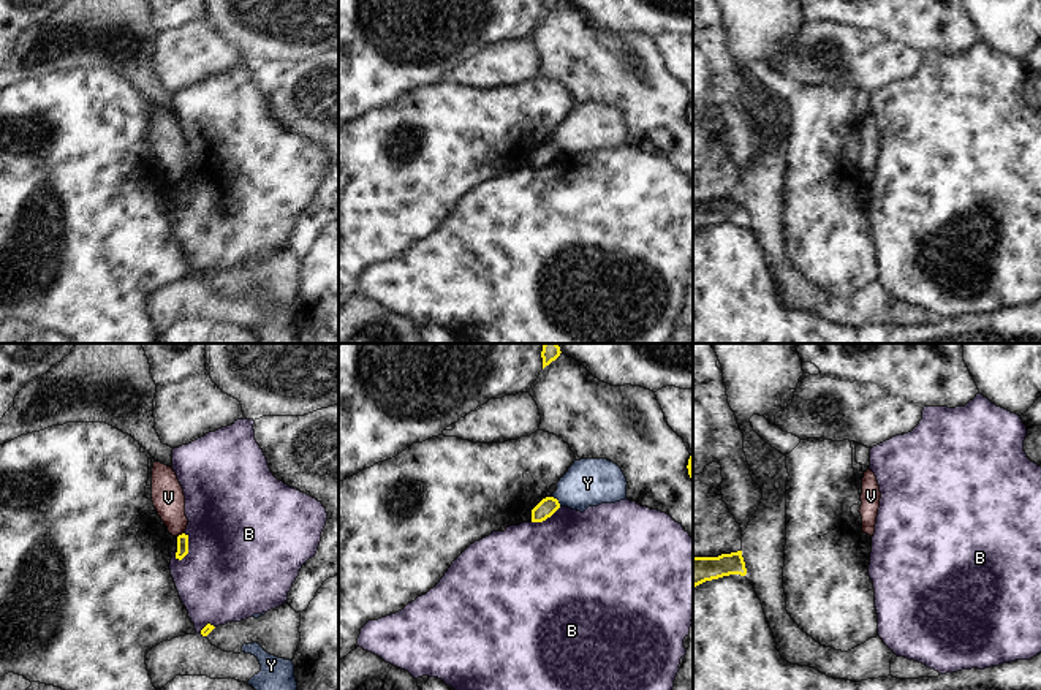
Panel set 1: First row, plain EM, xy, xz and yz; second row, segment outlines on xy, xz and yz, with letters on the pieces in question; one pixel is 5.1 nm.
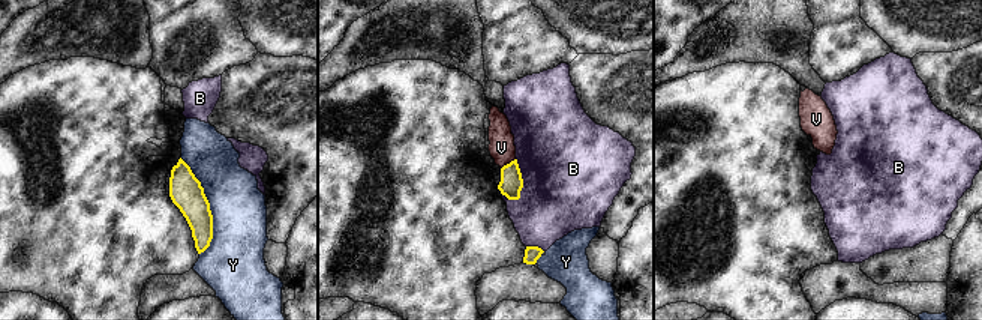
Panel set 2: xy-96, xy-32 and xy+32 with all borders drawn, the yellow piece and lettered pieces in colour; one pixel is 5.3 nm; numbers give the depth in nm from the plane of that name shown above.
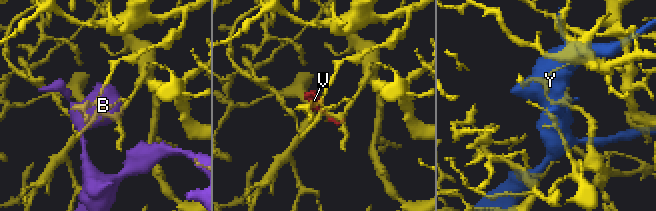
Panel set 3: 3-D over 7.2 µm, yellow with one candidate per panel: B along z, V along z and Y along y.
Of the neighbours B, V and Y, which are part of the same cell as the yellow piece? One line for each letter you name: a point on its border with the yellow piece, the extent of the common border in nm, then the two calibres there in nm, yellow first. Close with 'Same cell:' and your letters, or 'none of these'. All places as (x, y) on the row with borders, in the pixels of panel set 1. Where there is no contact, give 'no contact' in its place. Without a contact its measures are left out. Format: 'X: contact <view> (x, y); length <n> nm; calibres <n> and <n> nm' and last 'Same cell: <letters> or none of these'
Same cell: none of these

